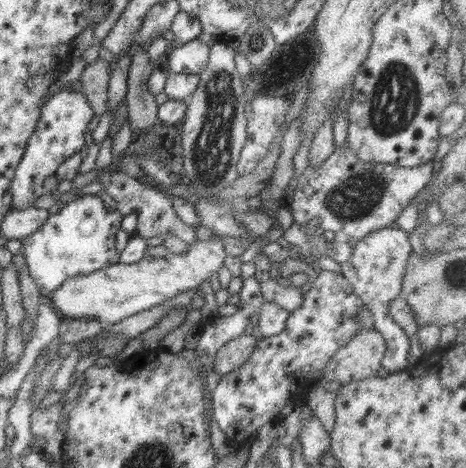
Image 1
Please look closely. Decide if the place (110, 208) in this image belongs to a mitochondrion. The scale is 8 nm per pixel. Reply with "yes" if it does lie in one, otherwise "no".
no

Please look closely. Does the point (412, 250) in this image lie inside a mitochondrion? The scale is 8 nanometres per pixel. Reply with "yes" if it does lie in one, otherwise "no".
no

